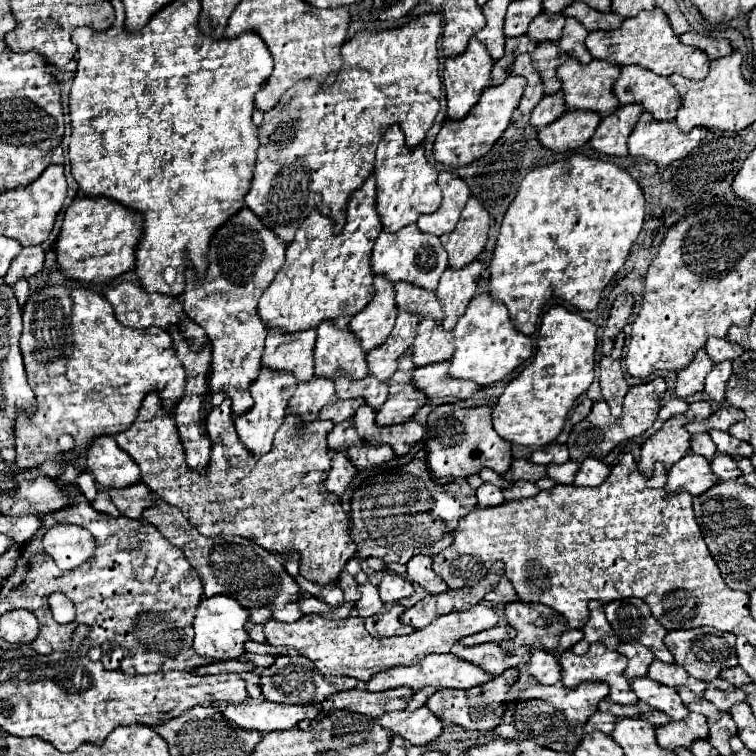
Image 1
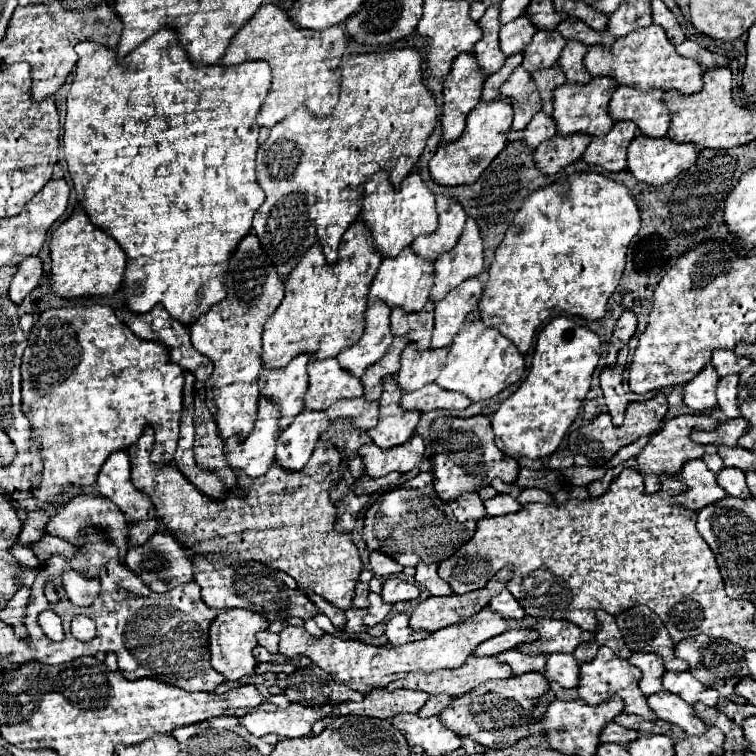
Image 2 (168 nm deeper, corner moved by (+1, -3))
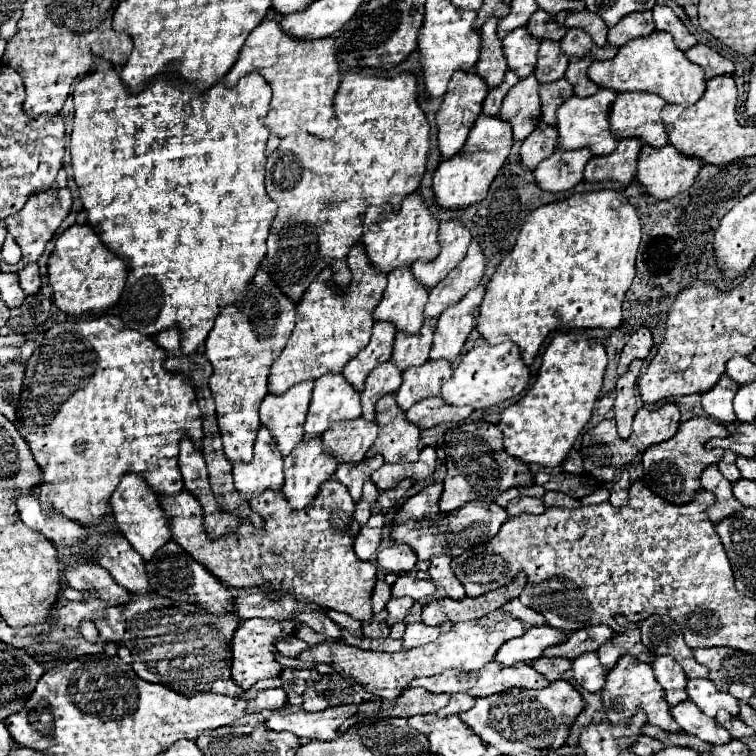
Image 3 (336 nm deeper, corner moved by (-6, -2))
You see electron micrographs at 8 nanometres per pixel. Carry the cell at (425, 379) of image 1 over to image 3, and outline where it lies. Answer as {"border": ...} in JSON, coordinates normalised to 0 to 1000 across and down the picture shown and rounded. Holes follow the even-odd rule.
{"border":[[[571,524],[550,532],[537,545],[537,553],[556,566],[569,566],[585,558],[608,558],[619,553],[622,545],[624,545],[622,537],[595,537],[587,532],[585,524]]]}

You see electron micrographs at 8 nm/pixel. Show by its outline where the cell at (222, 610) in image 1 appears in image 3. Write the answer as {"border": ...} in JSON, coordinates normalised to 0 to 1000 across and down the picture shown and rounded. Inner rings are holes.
{"border":[[[328,817],[317,820],[317,828],[310,833],[307,844],[307,899],[320,910],[328,913],[333,905],[349,897],[365,897],[373,886],[370,878],[362,873],[362,847],[370,841],[384,841],[389,836],[389,823],[368,823],[360,817]]]}

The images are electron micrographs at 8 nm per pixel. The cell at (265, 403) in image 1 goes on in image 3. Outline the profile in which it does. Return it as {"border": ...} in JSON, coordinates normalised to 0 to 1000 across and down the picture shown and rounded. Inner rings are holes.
{"border":[[[344,563],[333,611],[310,611],[307,619],[312,648],[328,661],[349,648],[368,648],[376,640],[373,601],[352,563]]]}

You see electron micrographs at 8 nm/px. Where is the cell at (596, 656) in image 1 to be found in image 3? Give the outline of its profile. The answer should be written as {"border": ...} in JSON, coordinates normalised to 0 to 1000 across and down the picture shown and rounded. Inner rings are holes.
{"border":[[[839,868],[817,870],[815,881],[802,889],[802,902],[799,902],[799,910],[794,913],[794,918],[796,918],[799,942],[810,958],[828,955],[841,942],[841,937],[849,937],[854,942],[854,950],[860,958],[865,958],[881,968],[899,968],[899,960],[894,960],[894,952],[886,947],[886,934],[878,923],[878,913],[873,913],[873,905],[865,897],[865,886],[857,878],[844,876]]]}

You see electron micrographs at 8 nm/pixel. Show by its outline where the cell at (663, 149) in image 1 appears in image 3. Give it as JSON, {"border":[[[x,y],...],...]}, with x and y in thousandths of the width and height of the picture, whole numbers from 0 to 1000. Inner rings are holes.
{"border":[[[852,190],[844,209],[841,235],[865,262],[889,262],[915,246],[926,222],[926,209],[905,206],[889,198],[889,193],[865,196]]]}

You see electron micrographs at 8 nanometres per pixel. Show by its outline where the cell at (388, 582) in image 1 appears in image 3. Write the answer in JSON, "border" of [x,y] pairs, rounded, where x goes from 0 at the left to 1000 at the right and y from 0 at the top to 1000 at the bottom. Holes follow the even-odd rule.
{"border":[[[526,762],[526,767],[519,772],[519,788],[542,788],[548,794],[558,794],[571,788],[577,780],[571,767],[556,767],[556,765],[545,765],[545,762]]]}

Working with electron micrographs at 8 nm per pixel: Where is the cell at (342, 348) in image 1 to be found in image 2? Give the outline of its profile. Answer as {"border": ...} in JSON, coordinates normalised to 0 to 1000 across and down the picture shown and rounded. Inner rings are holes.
{"border":[[[411,475],[406,480],[409,515],[403,520],[403,541],[430,544],[448,528],[467,528],[480,522],[475,501],[448,485],[446,475]]]}

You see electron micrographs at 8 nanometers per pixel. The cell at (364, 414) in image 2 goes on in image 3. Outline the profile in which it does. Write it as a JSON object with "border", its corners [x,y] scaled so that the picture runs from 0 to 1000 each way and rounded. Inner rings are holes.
{"border":[[[479,550],[468,556],[452,556],[452,558],[439,558],[439,563],[426,574],[429,593],[447,606],[447,611],[468,614],[476,611],[492,585],[500,577],[503,563],[492,556],[484,558]]]}

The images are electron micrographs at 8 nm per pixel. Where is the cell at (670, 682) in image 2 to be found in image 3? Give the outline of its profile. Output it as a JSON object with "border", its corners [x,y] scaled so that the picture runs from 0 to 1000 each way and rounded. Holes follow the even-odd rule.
{"border":[[[910,897],[907,918],[939,950],[944,950],[950,939],[960,939],[968,947],[976,947],[976,942],[979,942],[976,926],[971,921],[960,918],[960,915],[947,913],[947,907],[944,907],[942,899],[934,899],[934,897]]]}

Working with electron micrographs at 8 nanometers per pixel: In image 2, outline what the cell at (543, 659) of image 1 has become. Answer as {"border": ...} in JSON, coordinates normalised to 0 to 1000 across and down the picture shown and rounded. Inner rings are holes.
{"border":[[[731,864],[724,869],[721,896],[726,901],[737,901],[742,909],[763,909],[769,877],[758,866],[747,864]]]}

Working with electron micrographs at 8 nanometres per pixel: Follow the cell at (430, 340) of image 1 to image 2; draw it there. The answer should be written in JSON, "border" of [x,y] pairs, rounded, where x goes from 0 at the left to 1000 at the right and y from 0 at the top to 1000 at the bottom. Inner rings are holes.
{"border":[[[538,456],[530,470],[530,488],[525,493],[525,509],[533,520],[552,517],[573,507],[581,491],[589,485],[591,462],[565,462],[552,464],[546,456]]]}

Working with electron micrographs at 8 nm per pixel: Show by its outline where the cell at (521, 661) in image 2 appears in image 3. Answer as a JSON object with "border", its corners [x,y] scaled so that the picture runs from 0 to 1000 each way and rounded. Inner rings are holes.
{"border":[[[709,870],[704,876],[704,884],[709,889],[714,889],[722,899],[733,902],[733,899],[741,899],[746,894],[749,886],[754,886],[754,873],[751,870]]]}

